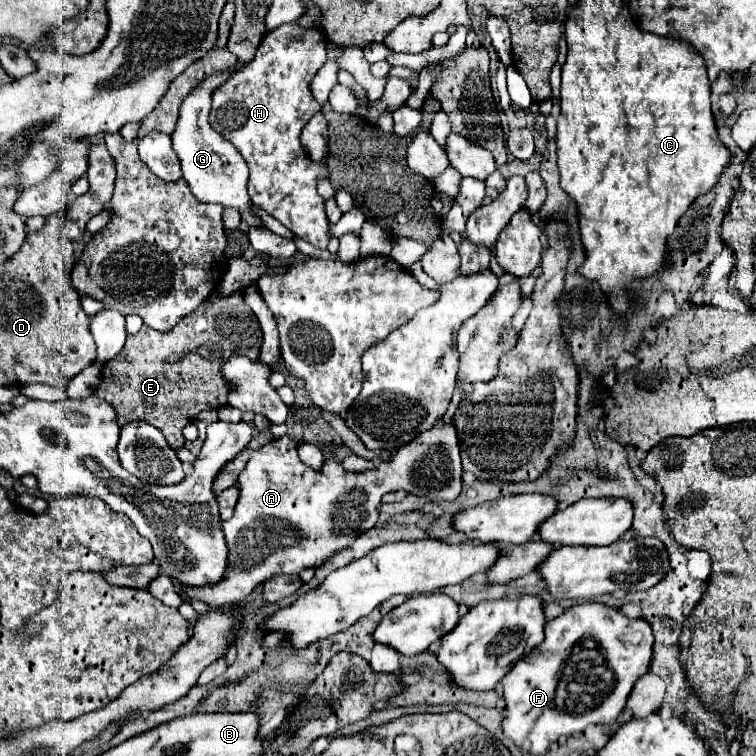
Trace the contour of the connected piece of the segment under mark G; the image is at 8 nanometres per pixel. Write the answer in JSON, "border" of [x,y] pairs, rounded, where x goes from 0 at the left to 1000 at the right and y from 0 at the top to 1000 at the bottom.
{"border":[[[313,81],[313,86],[308,86],[308,91],[295,91],[290,97],[282,97],[279,102],[269,104],[269,110],[263,110],[242,131],[239,144],[237,144],[237,157],[234,157],[231,173],[226,179],[226,187],[229,187],[229,197],[237,208],[242,234],[250,242],[253,255],[263,266],[290,269],[290,271],[298,271],[298,274],[313,274],[324,284],[321,292],[327,292],[329,298],[345,298],[345,292],[329,282],[332,263],[327,258],[327,234],[329,234],[327,216],[321,213],[316,200],[295,179],[290,179],[284,171],[279,171],[279,165],[276,165],[279,123],[290,112],[295,112],[308,97],[313,97],[319,89],[321,89],[321,83]]]}

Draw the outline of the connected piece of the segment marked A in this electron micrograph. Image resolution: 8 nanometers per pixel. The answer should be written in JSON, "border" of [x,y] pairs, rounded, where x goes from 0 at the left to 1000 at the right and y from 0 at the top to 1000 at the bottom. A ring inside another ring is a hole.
{"border":[[[581,552],[573,567],[549,578],[549,583],[530,589],[528,594],[517,594],[509,610],[504,610],[496,620],[483,626],[459,626],[451,618],[451,610],[446,610],[446,604],[430,607],[427,620],[417,623],[396,610],[393,591],[380,575],[369,578],[353,586],[348,594],[335,597],[332,607],[327,610],[327,618],[316,626],[313,642],[319,655],[311,671],[311,681],[303,689],[295,689],[298,713],[303,724],[303,753],[298,766],[266,779],[242,774],[239,784],[271,795],[279,806],[311,806],[348,769],[356,769],[364,761],[396,758],[398,753],[417,750],[440,731],[454,729],[480,700],[491,700],[499,692],[499,668],[509,652],[533,647],[544,655],[562,657],[565,663],[599,663],[610,652],[610,626],[612,620],[607,604],[604,567],[599,554],[589,560],[586,552]]]}

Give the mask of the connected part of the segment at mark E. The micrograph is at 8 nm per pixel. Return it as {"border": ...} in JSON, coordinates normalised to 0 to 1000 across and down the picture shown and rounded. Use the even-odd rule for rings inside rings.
{"border":[[[321,385],[295,393],[282,388],[226,438],[210,440],[192,430],[181,443],[171,443],[160,467],[136,483],[136,507],[123,522],[152,538],[160,565],[173,557],[202,560],[216,570],[226,594],[234,597],[245,589],[239,570],[250,557],[266,544],[290,541],[300,533],[300,512],[292,499],[295,478],[311,467],[337,478],[345,448],[345,433],[324,401]]]}

